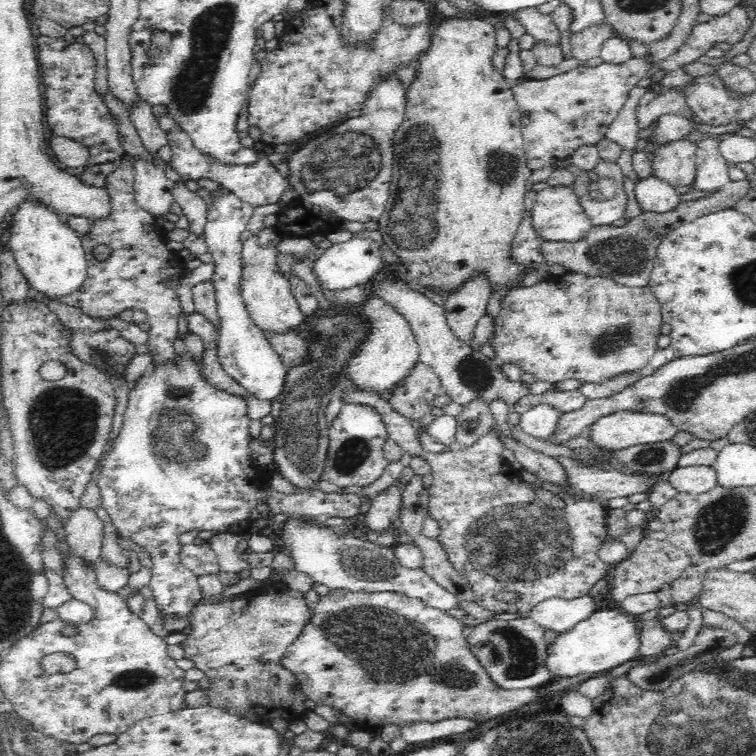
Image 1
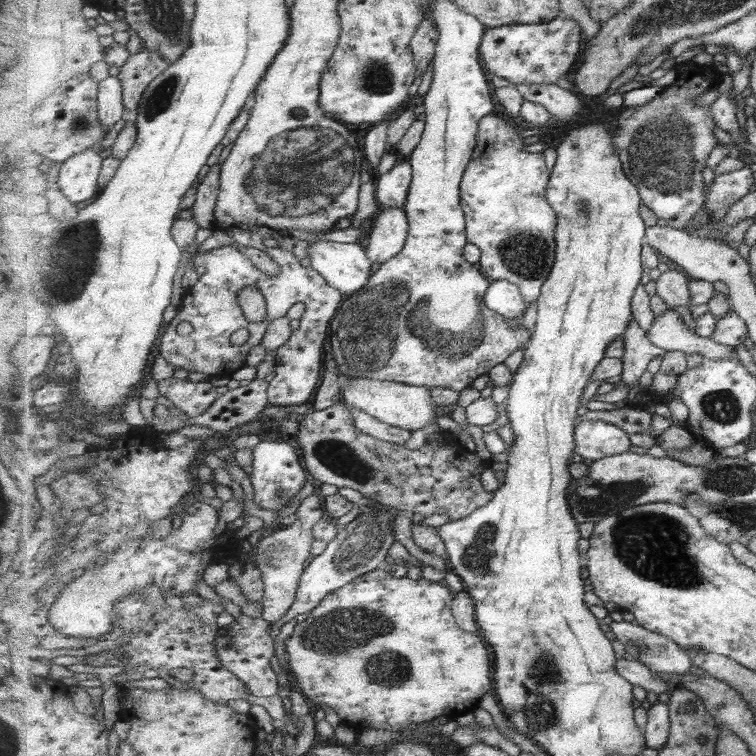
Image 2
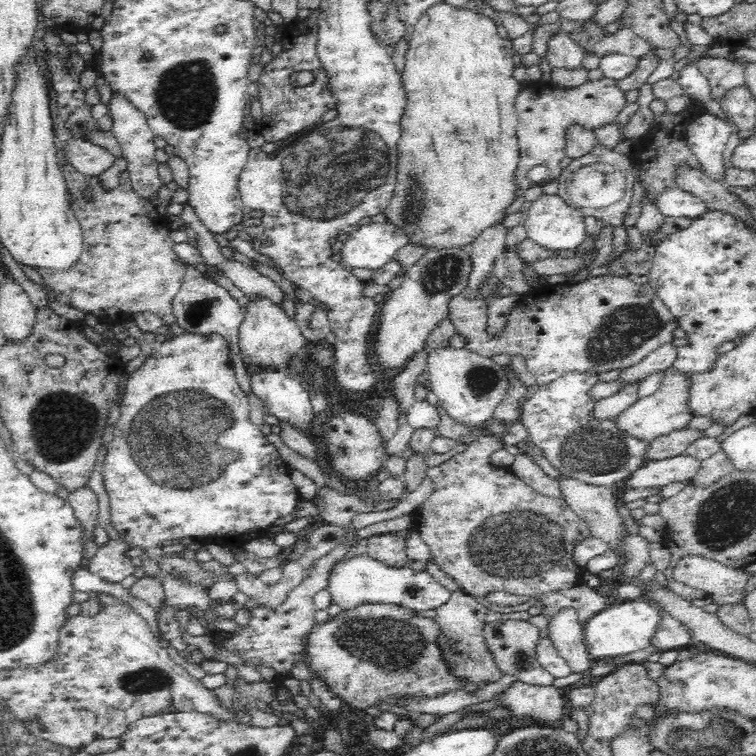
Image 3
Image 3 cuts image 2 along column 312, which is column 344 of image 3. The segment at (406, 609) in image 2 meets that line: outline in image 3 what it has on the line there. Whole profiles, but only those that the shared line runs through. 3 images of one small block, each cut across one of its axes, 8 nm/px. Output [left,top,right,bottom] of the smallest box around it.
[302,604,486,710]

